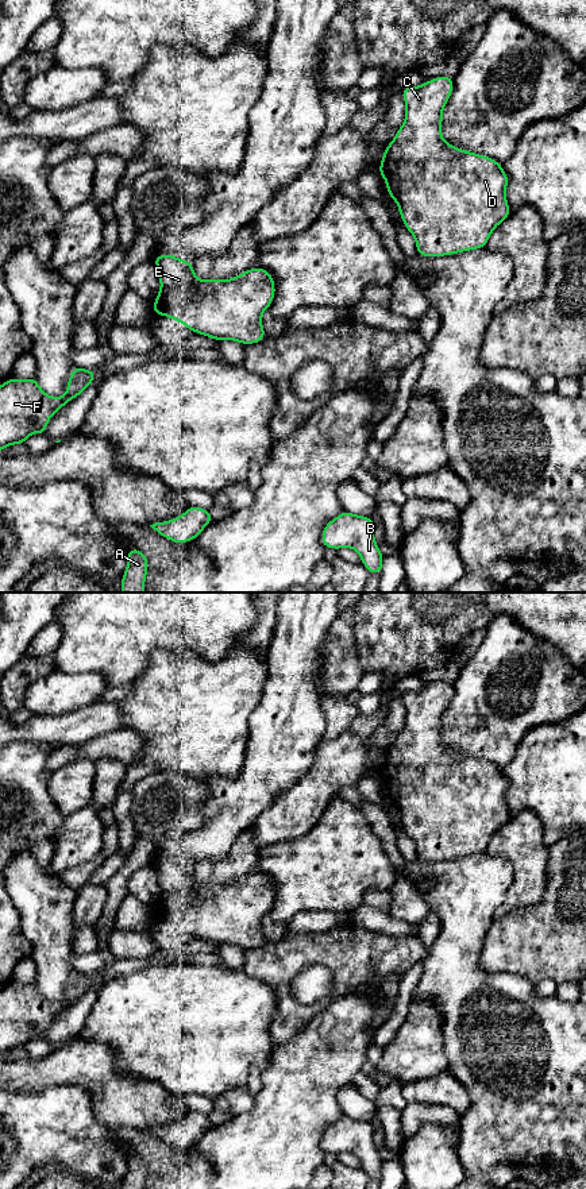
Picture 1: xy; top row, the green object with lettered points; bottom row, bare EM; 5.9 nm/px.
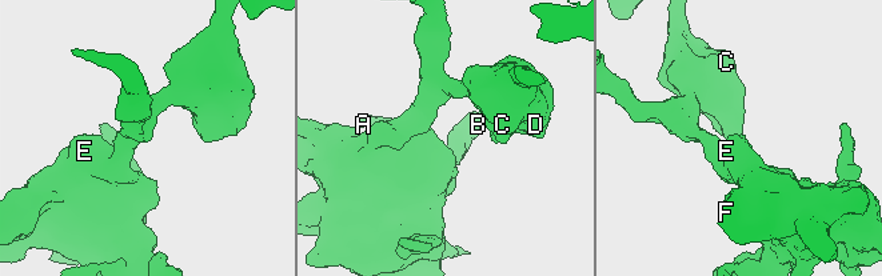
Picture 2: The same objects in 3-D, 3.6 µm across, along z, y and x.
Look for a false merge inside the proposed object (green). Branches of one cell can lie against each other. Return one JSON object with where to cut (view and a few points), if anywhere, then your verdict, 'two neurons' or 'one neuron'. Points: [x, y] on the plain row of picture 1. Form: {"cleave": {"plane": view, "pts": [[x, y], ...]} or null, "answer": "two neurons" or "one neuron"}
{"cleave": null, "answer": "one neuron"}

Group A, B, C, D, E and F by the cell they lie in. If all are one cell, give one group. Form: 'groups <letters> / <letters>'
groups A B C D E F

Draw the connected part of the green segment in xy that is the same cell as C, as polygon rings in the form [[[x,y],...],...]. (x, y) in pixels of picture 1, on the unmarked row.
[[[450,680],[436,682],[420,691],[408,691],[401,695],[406,710],[405,726],[385,753],[378,772],[378,777],[386,787],[388,799],[396,806],[405,833],[416,845],[420,861],[446,861],[485,853],[491,837],[512,817],[506,804],[509,783],[502,769],[490,761],[460,754],[443,744],[443,713],[452,695],[454,684]]]

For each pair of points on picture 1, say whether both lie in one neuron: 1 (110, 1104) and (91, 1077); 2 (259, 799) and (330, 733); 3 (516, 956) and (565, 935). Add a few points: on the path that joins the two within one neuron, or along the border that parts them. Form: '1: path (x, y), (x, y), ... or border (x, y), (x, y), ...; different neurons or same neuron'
1: path (110, 1097), (97, 1084); same neuron
2: border (322, 706), (324, 737), (335, 738), (350, 729); different neurons
3: path (528, 944), (552, 939); same neuron

